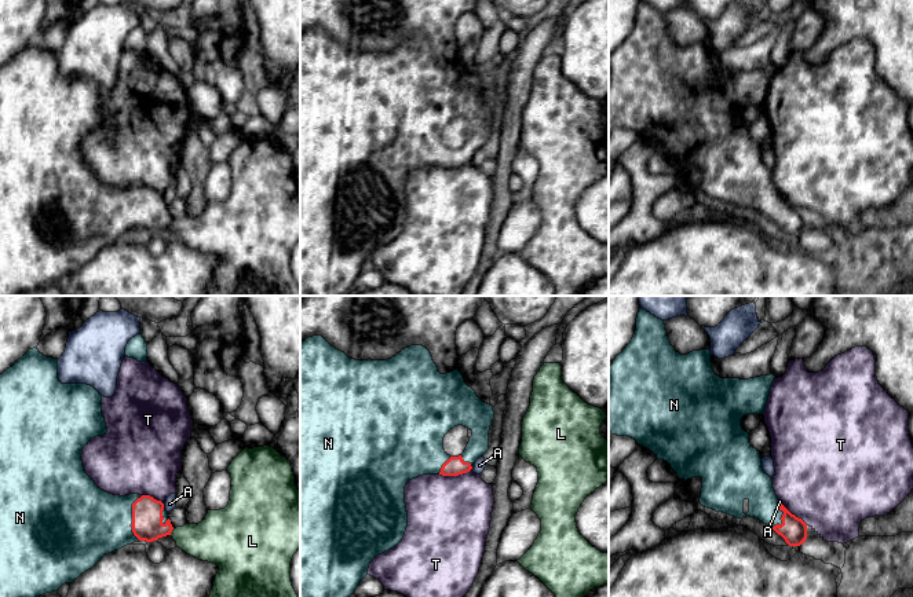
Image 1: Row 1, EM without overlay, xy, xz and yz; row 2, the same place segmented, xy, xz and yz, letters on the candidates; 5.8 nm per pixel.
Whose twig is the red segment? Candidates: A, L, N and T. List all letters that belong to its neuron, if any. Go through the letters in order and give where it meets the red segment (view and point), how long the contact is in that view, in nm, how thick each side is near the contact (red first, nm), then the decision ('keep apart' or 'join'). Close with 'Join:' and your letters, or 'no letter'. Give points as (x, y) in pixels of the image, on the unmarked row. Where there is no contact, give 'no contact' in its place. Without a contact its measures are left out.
A: meets red in xy at (163, 197); contact 40 nm long; 180 nm thick on the red side, 80 nm on the other; keep apart
L: meets red in xy at (171, 223); contact 50 nm long; 180 nm thick on the red side, 260 nm on the other; join
N: meets red in xy at (132, 209); contact 280 nm long; 180 nm thick on the red side, 400 nm on the other; join
T: meets red in xz at (453, 167); contact 190 nm long; 110 nm thick on the red side, 480 nm on the other; keep apart
Join: L, N

